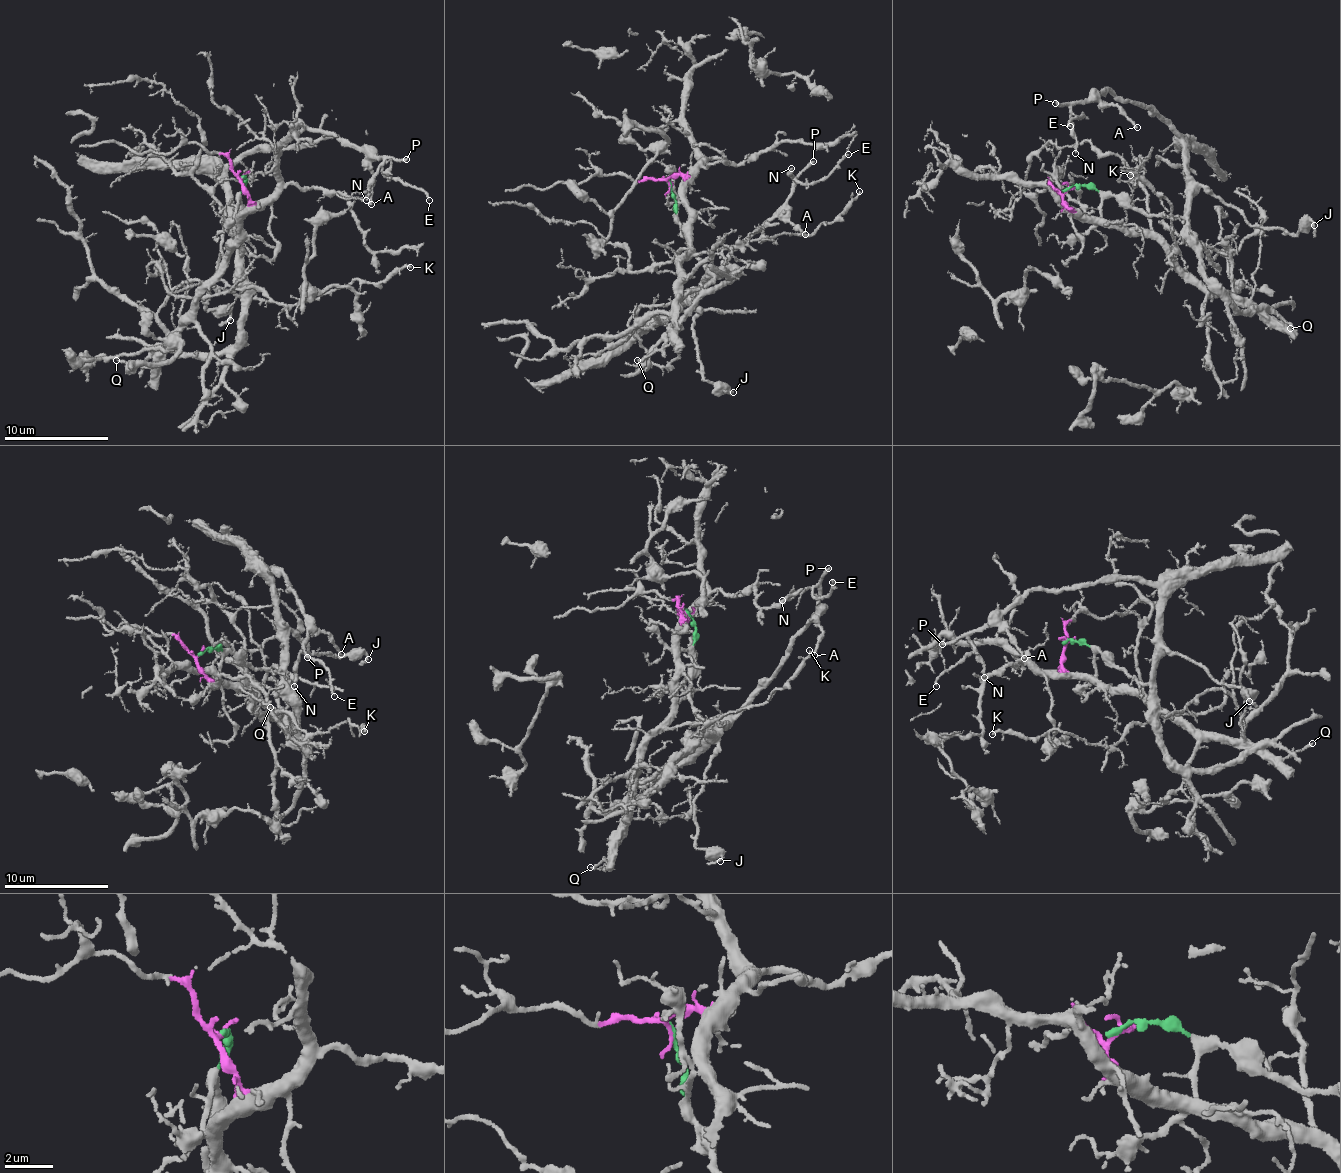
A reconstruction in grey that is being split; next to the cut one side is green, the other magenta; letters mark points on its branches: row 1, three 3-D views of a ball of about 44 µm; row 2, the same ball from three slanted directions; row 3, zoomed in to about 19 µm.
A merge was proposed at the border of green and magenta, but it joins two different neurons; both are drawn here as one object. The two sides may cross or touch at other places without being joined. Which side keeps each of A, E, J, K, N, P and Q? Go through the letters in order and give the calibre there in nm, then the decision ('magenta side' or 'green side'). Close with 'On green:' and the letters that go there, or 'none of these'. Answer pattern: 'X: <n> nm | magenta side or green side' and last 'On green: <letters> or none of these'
A: 180 nm | green side
E: 170 nm | green side
J: 180 nm | green side
K: 160 nm | magenta side
N: 200 nm | green side
P: 200 nm | green side
Q: 180 nm | magenta side
On green: A, E, J, N, P

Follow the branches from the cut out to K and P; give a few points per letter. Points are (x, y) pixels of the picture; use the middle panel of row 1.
K: (669, 186), (673, 175), (684, 180), (692, 253), (730, 250), (778, 234), (807, 236), (842, 212), (859, 190)
P: (669, 186), (676, 224), (705, 275), (686, 304), (669, 318), (791, 195), (798, 174), (813, 160)

